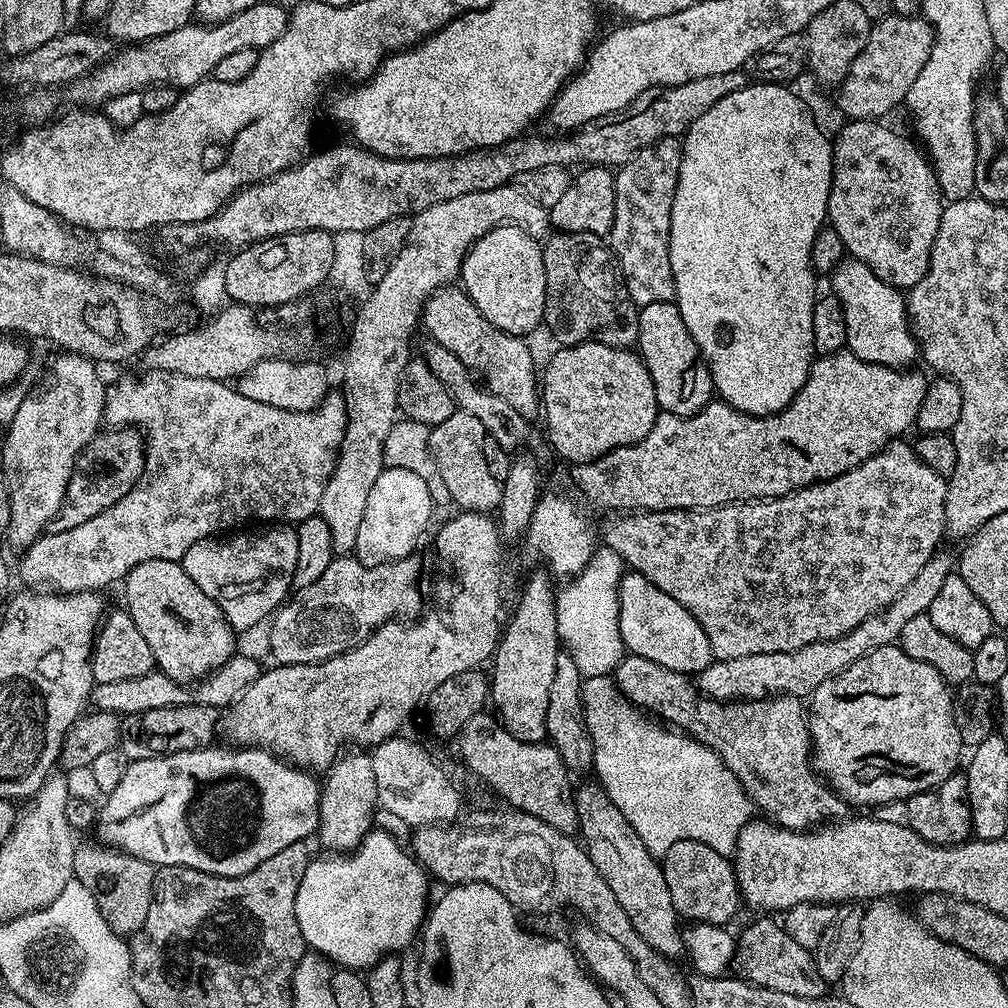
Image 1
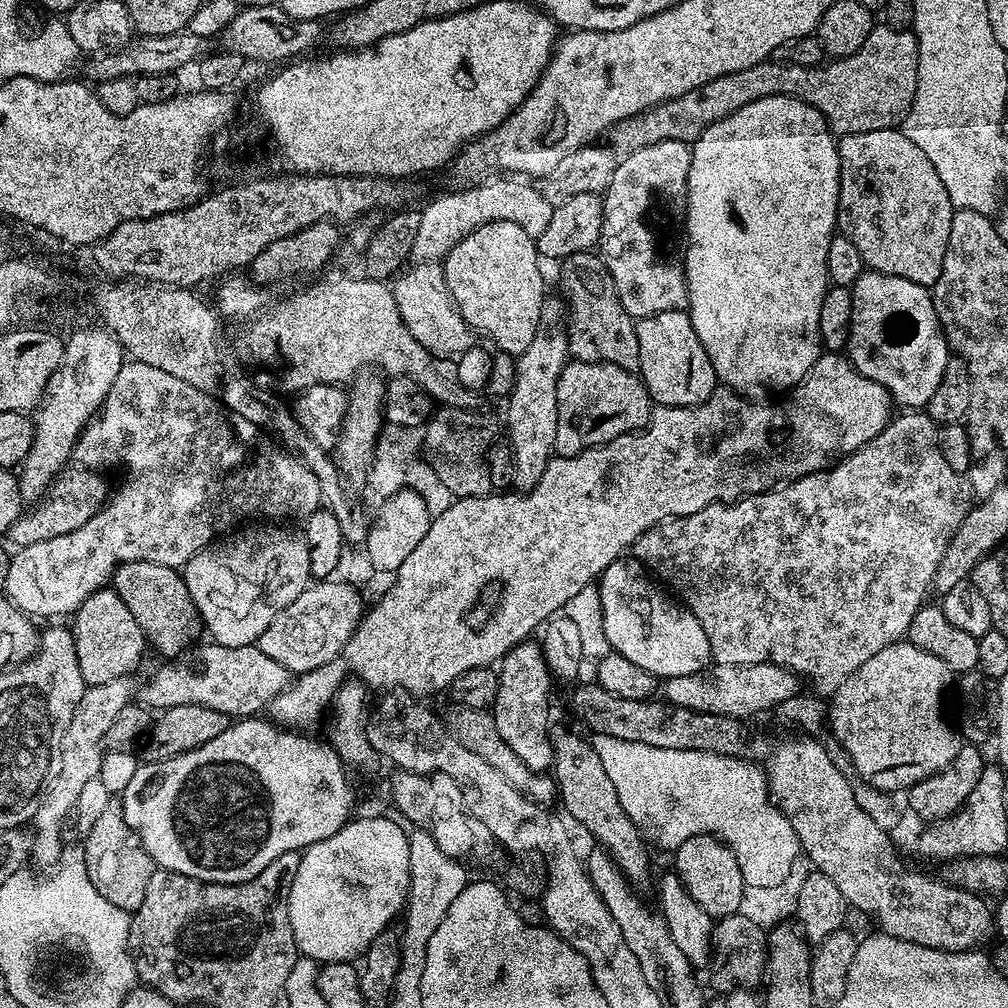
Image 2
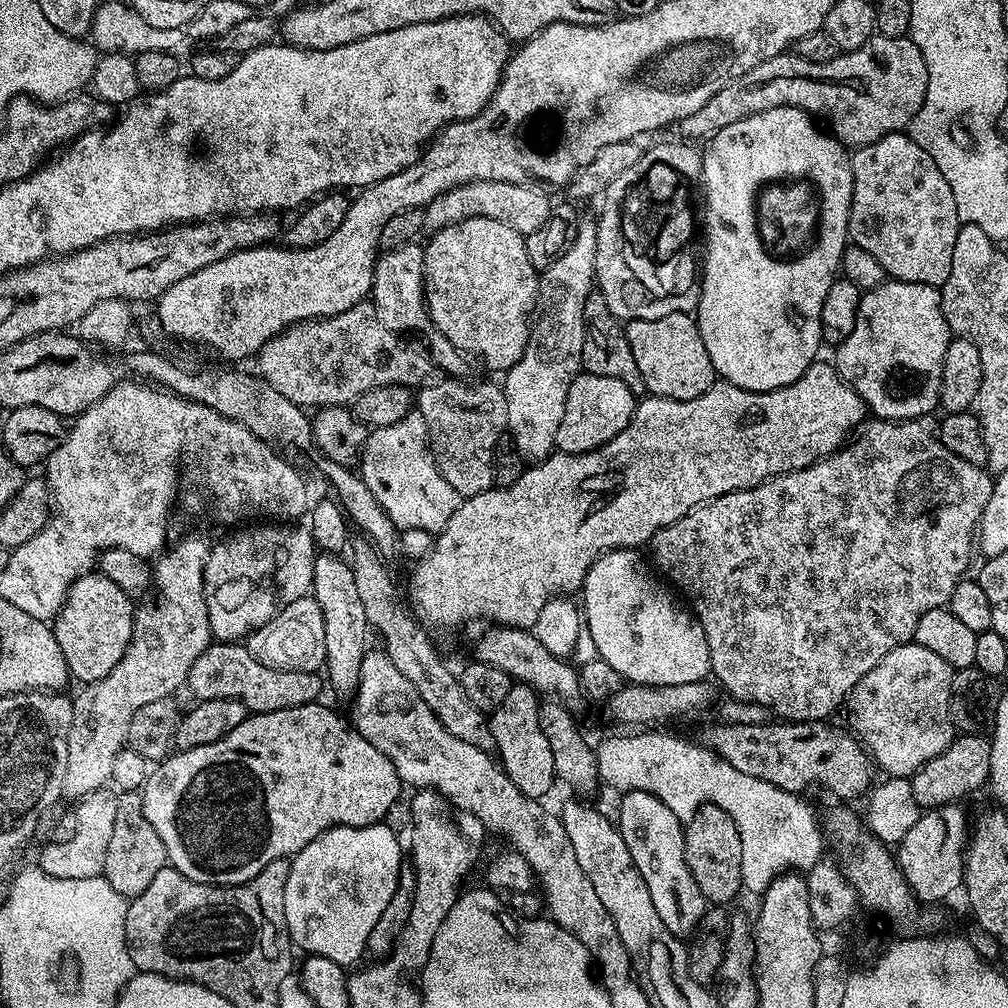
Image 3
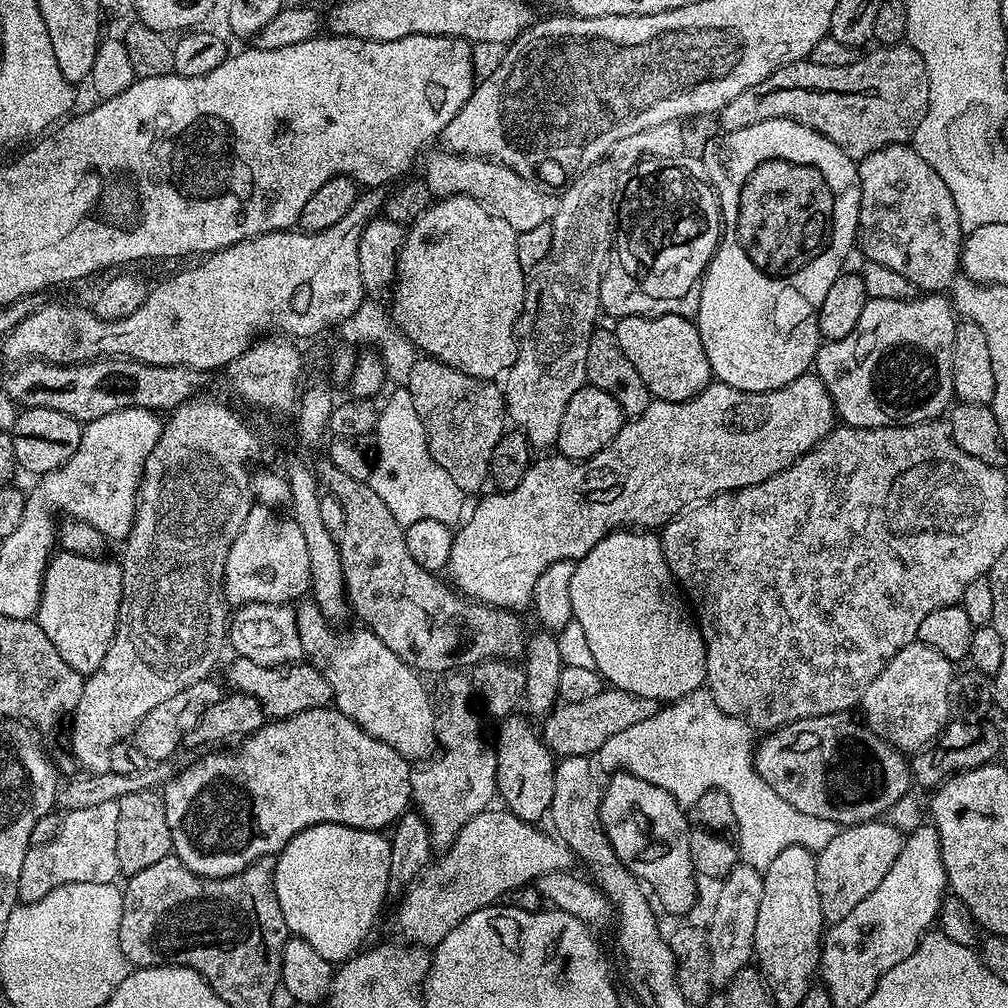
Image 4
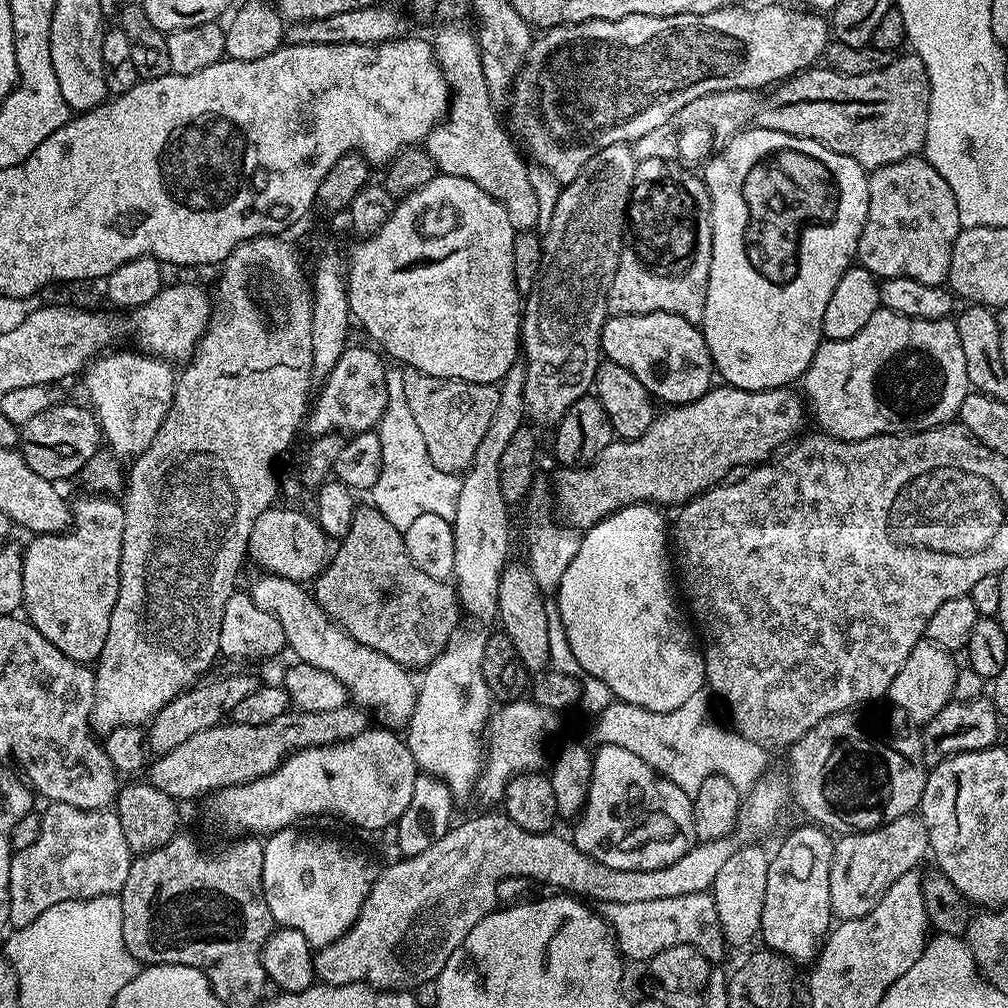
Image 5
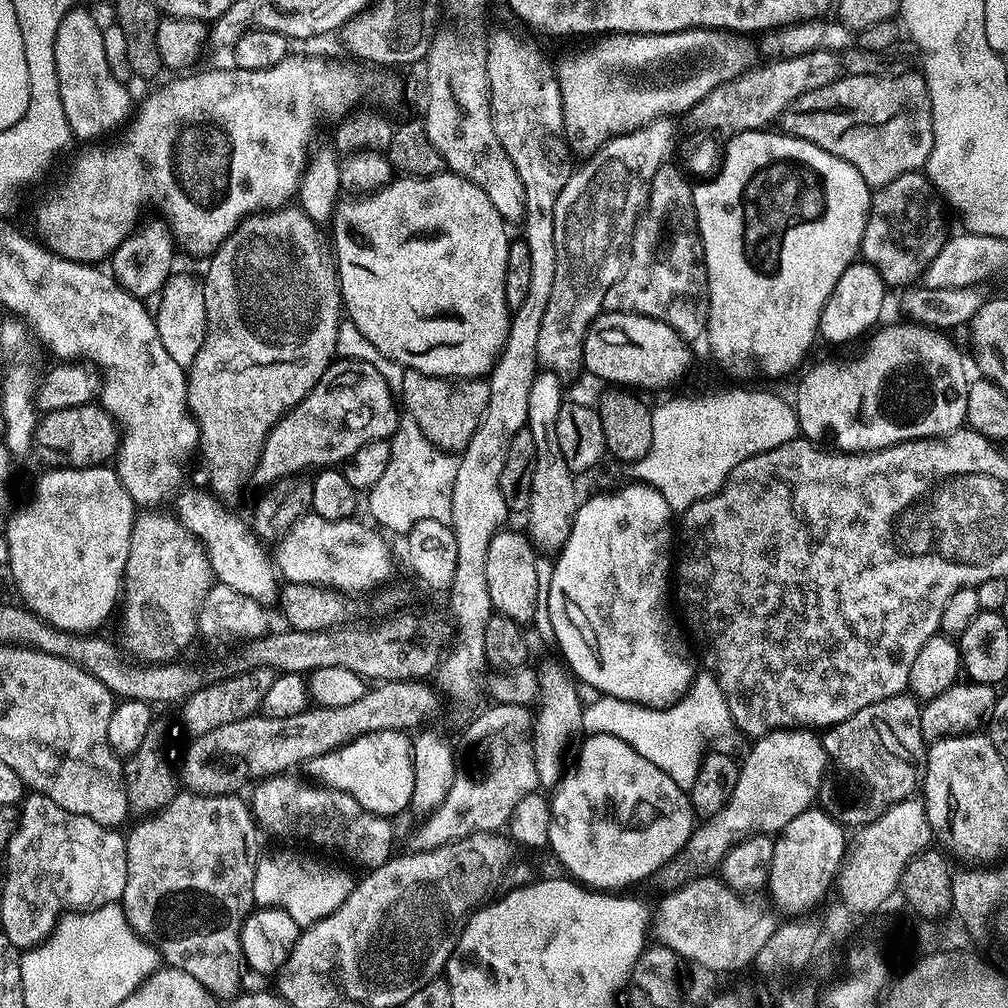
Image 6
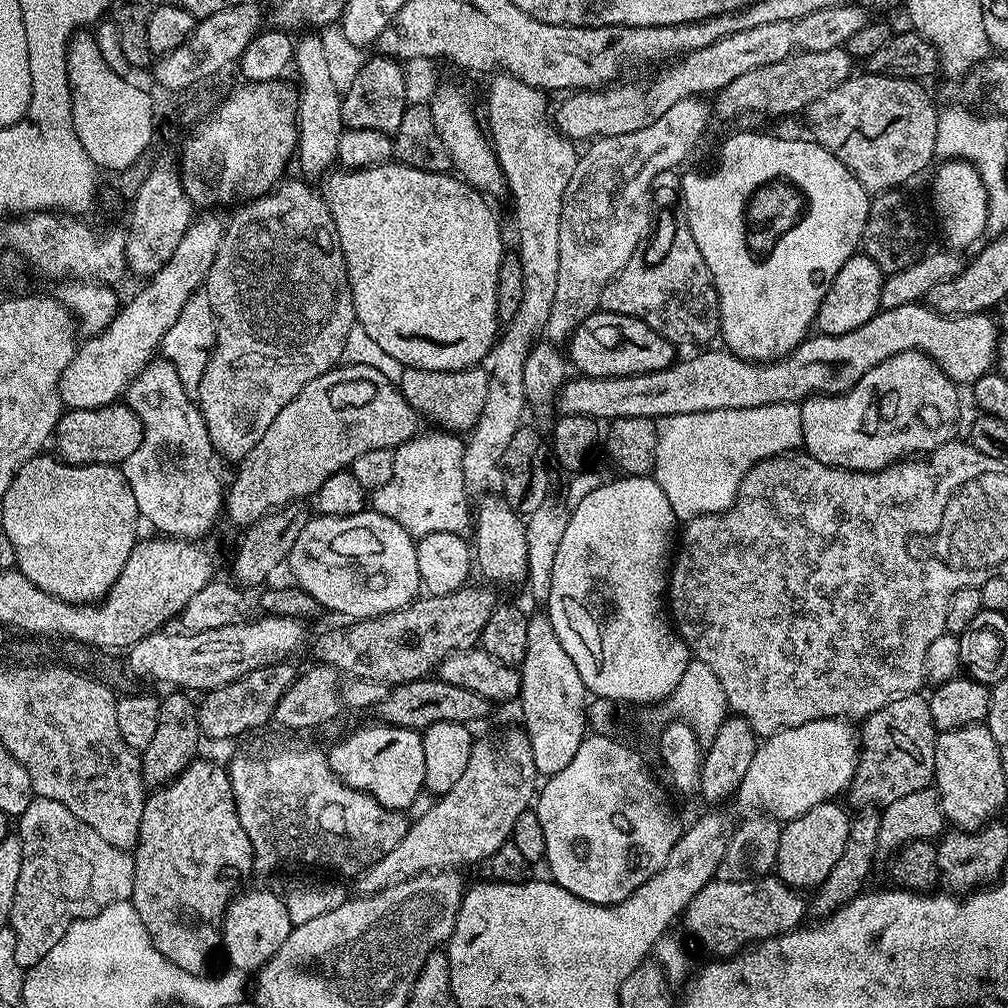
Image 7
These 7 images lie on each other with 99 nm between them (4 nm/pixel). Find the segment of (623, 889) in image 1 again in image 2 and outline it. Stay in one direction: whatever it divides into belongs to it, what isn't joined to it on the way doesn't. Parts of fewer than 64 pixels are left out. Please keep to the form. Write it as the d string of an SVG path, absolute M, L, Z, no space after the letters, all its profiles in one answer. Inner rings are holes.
M553 727L550 735L559 803L564 803L565 810L596 839L595 843L615 858L616 865L624 871L624 877L631 880L633 885L640 886L648 876L645 837L626 810L622 810L622 802L618 802L618 793L610 783L591 739L583 740L578 733L568 728Z

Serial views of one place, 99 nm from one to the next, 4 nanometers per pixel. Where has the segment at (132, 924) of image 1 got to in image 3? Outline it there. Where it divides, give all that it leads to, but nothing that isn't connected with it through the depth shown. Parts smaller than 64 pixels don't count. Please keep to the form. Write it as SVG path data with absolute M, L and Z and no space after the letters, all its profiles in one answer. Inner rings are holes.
M120 792L116 797L118 810L114 813L114 828L110 844L106 846L103 878L110 886L126 898L142 894L150 886L154 874L168 864L168 851L162 846L154 828L146 822L142 810L140 792Z

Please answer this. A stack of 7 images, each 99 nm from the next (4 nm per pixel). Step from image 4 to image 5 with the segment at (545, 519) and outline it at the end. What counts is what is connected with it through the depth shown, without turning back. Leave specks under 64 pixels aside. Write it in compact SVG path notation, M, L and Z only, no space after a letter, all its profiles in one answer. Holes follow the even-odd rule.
M713 386L694 402L669 407L664 410L668 412L657 415L642 438L613 439L592 463L578 468L561 467L556 496L554 492L555 507L560 507L563 519L571 527L587 530L631 504L683 506L701 492L727 481L737 470L767 461L801 435L806 404L792 391L791 387L747 392L731 386Z

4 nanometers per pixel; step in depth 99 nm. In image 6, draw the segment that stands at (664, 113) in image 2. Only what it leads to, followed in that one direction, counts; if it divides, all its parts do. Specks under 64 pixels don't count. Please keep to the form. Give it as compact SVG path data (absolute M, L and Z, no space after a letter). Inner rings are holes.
M919 71L903 72L897 76L849 76L841 75L834 82L818 90L810 90L797 98L780 115L779 127L789 136L810 142L854 166L858 174L875 190L894 182L907 172L919 172L928 163L928 155L934 142L930 94Z

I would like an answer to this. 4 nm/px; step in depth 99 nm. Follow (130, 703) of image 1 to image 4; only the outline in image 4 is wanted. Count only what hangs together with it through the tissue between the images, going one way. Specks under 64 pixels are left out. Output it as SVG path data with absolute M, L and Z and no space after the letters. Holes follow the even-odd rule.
M236 656L228 668L228 680L237 692L250 694L262 702L265 713L272 718L283 718L302 714L306 710L314 710L332 704L332 687L330 682L318 669L307 662L286 664L282 668L274 666L258 666L258 662L250 662L250 658Z

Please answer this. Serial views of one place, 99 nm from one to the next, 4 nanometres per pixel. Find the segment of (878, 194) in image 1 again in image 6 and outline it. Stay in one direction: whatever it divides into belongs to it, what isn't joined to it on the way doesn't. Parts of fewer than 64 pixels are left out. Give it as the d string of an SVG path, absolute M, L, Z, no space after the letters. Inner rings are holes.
M923 171L907 172L894 178L894 182L873 191L866 230L862 234L860 243L860 256L867 263L872 264L874 270L878 270L878 274L882 274L885 285L915 285L923 277L930 262L934 262L934 258L938 258L938 250L942 250L942 246L950 235L948 224L944 221L944 208L946 212L945 201Z

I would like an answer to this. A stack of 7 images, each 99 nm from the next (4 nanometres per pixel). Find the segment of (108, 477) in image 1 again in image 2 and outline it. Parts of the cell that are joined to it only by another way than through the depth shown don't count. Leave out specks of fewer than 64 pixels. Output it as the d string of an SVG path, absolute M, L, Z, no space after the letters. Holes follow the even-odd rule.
M69 466L52 481L46 495L35 505L36 508L25 511L10 526L7 539L16 543L17 549L34 546L34 542L50 542L50 538L62 538L62 534L70 534L78 530L78 526L86 526L94 514L104 509L110 495L110 484L103 480L99 471L83 466Z

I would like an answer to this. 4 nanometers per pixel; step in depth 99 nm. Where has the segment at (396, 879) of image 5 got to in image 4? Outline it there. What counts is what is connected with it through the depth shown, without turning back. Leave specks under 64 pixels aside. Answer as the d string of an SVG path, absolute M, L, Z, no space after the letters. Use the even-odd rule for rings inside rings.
M485 810L479 812L456 836L456 840L443 853L440 861L433 863L425 871L424 875L409 887L404 893L402 902L396 908L396 928L405 936L403 939L409 945L419 946L429 950L435 949L436 945L458 926L474 910L493 907L499 896L507 897L515 888L521 888L524 884L531 884L539 876L545 876L551 872L566 872L573 867L574 853L569 850L562 840L557 840L555 835L546 833L535 823L518 818L507 810L492 812Z

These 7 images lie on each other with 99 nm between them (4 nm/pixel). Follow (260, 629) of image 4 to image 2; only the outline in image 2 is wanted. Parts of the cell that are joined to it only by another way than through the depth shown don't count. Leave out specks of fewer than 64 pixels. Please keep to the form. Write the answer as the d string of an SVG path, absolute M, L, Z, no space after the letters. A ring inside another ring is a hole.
M336 579L309 583L308 588L298 594L298 598L294 598L294 602L290 602L290 606L286 606L260 635L258 646L262 654L286 666L290 674L309 672L338 656L365 615L366 603L359 590Z

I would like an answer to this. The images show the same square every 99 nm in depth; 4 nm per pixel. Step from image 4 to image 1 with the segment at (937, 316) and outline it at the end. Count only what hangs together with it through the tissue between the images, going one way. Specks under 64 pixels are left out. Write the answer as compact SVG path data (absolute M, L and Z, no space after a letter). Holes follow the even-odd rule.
M845 258L830 274L831 295L838 298L846 318L846 348L862 362L874 362L901 370L907 369L912 359L917 359L916 335L908 318L906 296L903 291L878 278L870 266Z

